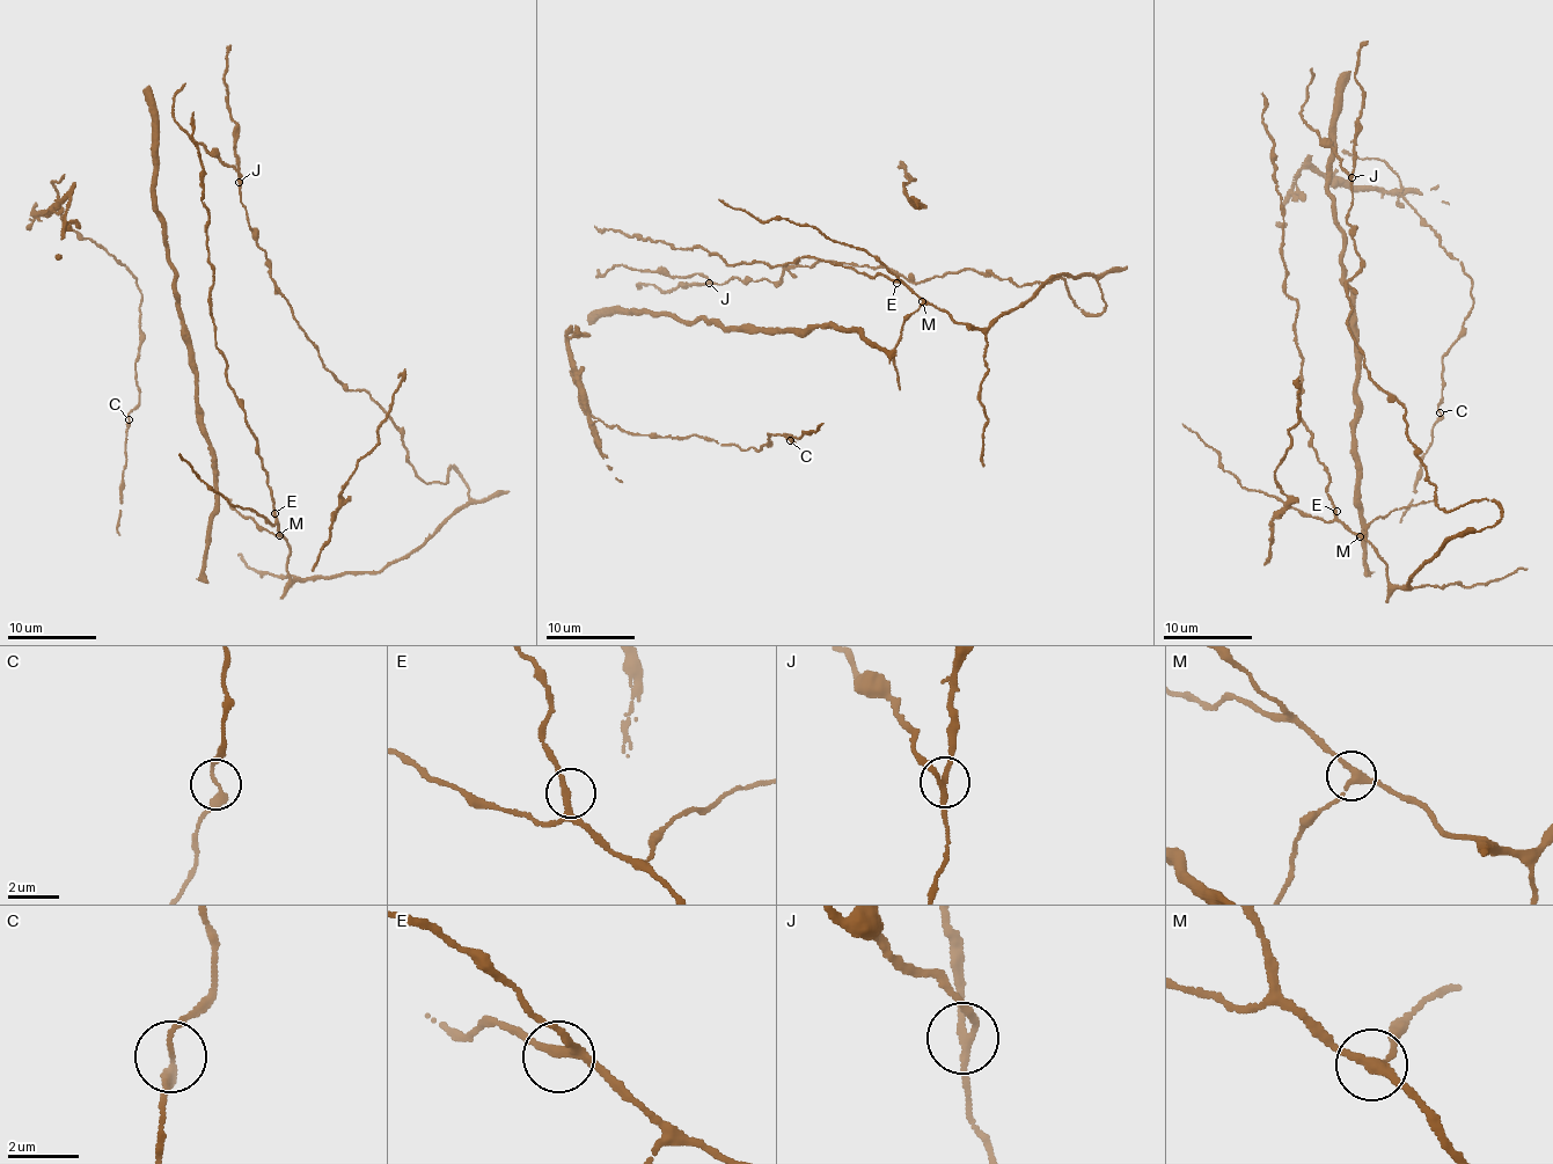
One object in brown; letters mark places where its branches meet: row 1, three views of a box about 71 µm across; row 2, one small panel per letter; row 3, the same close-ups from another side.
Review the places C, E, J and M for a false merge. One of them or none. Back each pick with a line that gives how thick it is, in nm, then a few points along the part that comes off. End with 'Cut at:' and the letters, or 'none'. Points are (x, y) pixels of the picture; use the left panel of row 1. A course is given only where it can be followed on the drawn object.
J: calibre 170 nm; course (240, 181), (235, 125), (226, 102), (226, 55), (231, 44)
Cut at: J

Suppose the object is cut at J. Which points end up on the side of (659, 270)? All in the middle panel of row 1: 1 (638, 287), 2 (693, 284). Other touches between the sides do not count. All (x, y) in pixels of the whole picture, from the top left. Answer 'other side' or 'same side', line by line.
1: other side
2: other side

